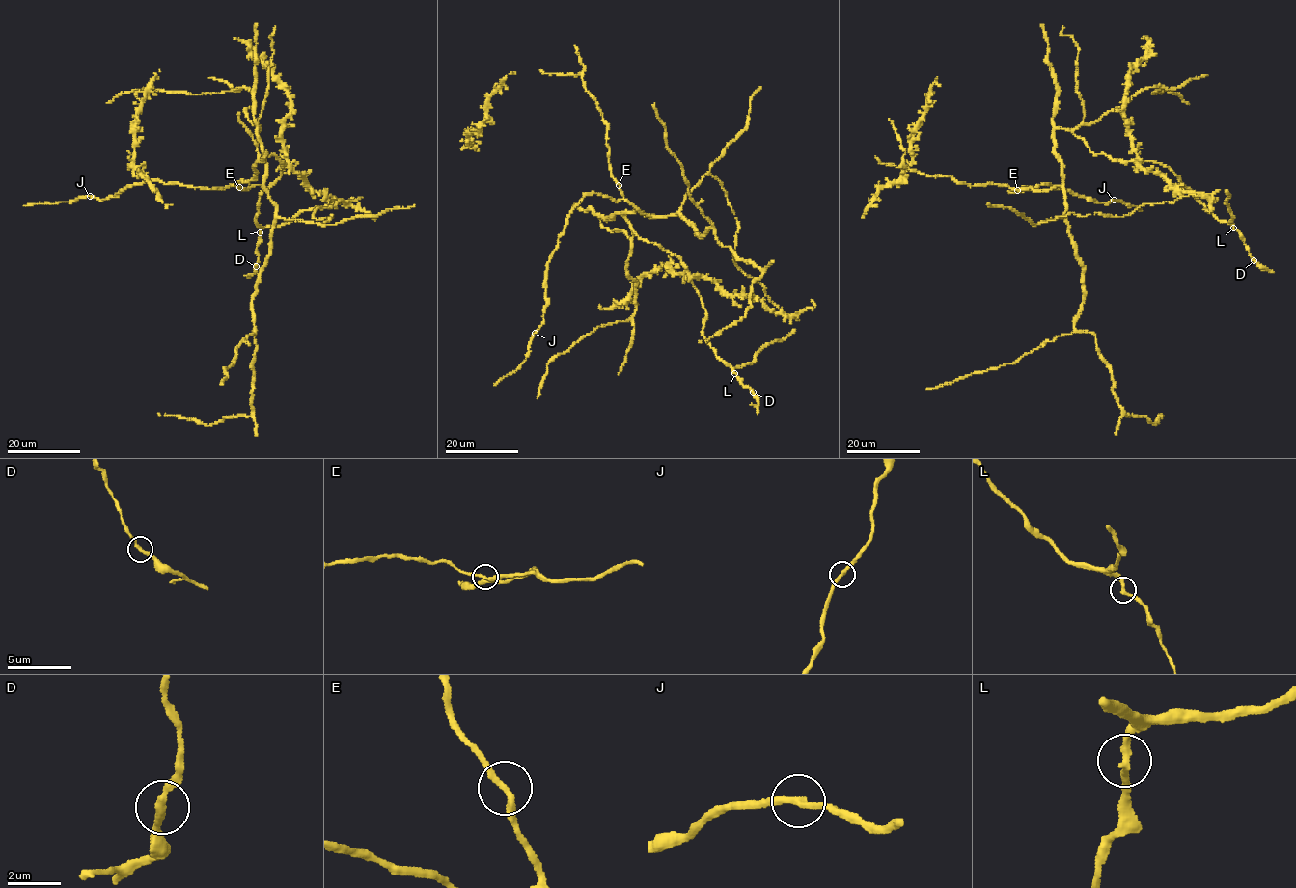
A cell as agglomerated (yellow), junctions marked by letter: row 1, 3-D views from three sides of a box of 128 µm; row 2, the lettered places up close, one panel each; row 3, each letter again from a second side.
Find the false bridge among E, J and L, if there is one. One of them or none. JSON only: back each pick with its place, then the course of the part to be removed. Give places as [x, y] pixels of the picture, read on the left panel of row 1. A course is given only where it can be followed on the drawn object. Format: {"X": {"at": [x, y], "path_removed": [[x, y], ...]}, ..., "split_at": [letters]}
{"split_at": []}

